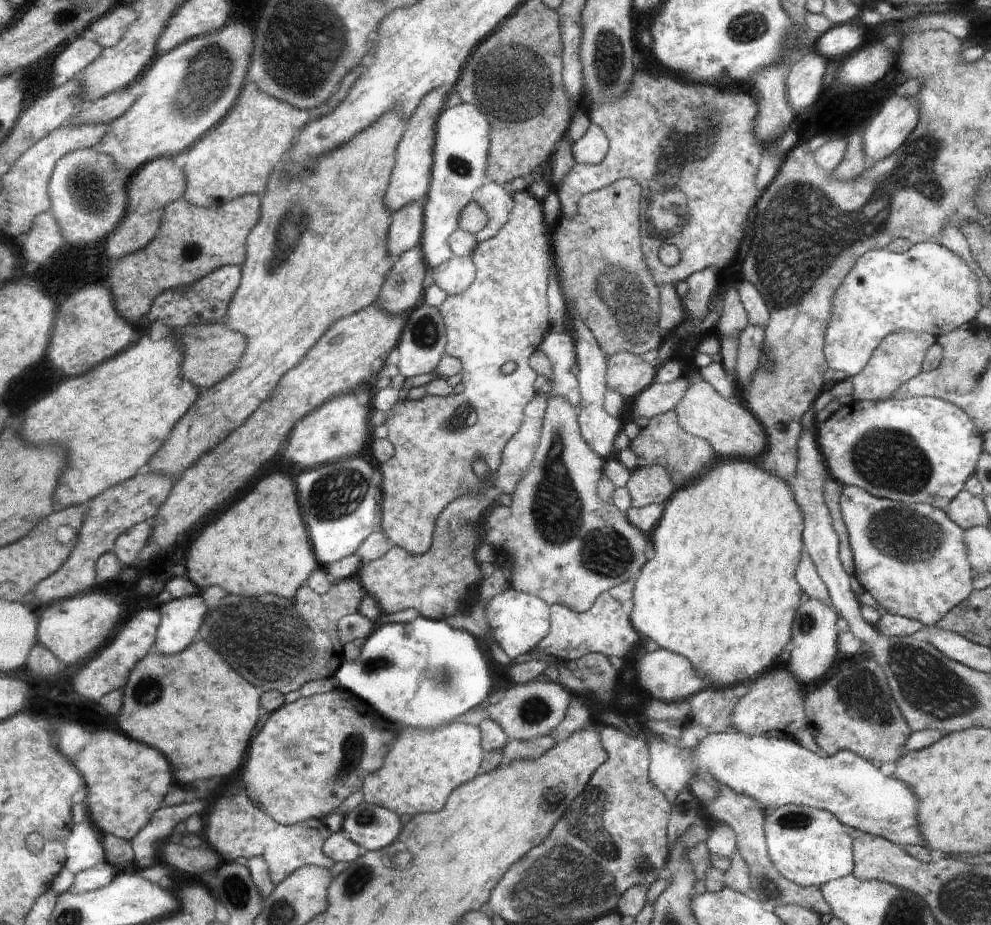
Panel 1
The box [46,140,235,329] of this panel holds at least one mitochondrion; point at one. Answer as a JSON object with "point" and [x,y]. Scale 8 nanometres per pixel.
{"point":[92,193]}

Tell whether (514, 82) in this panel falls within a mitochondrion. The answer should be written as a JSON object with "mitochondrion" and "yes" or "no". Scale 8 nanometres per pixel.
{"mitochondrion":"yes"}

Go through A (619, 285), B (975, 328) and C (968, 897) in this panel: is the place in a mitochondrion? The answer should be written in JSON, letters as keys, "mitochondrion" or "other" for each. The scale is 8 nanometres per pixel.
{"A":"mitochondrion","B":"other","C":"mitochondrion"}

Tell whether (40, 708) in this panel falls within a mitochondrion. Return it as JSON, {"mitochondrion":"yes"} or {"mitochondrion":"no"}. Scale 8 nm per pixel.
{"mitochondrion":"no"}

